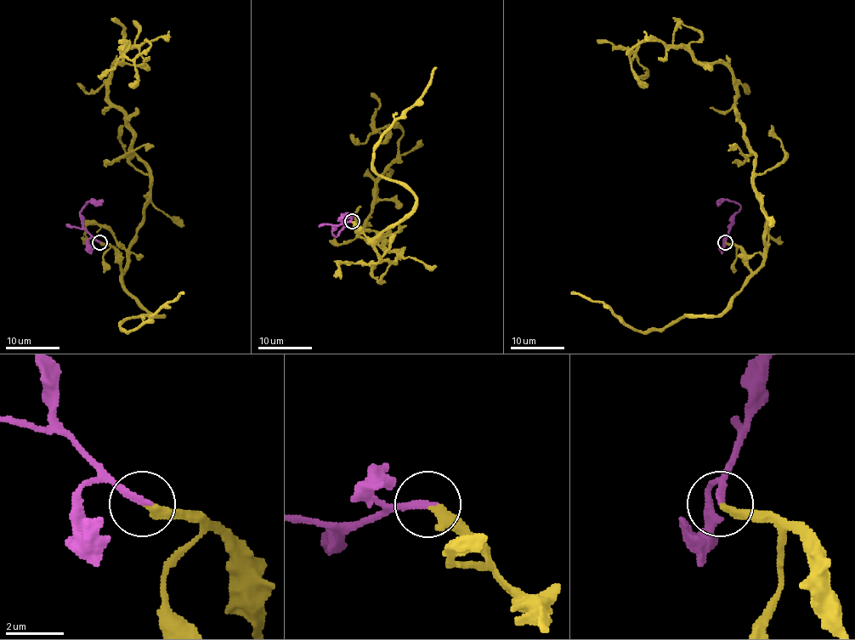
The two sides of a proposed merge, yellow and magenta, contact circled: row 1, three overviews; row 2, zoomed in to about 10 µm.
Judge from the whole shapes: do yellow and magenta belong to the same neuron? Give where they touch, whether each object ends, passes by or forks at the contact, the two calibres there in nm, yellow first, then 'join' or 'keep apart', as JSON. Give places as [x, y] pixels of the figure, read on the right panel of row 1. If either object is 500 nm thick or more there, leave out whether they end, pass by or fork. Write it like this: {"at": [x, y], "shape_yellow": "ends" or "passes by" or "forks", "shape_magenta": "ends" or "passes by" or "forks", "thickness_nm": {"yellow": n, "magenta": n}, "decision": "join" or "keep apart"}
{"at": [725, 242], "shape_yellow": "ends", "shape_magenta": "ends", "thickness_nm": {"yellow": 300, "magenta": 240}, "decision": "join"}

